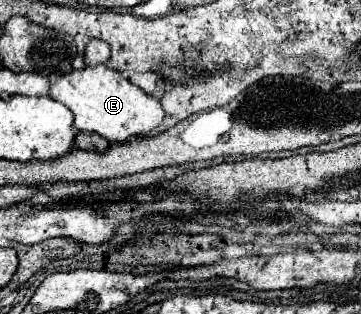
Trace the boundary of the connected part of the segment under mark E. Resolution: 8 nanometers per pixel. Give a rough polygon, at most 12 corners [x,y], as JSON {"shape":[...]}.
{"shape":[[106,65],[62,73],[48,95],[78,131],[124,143],[156,129],[160,101]]}

